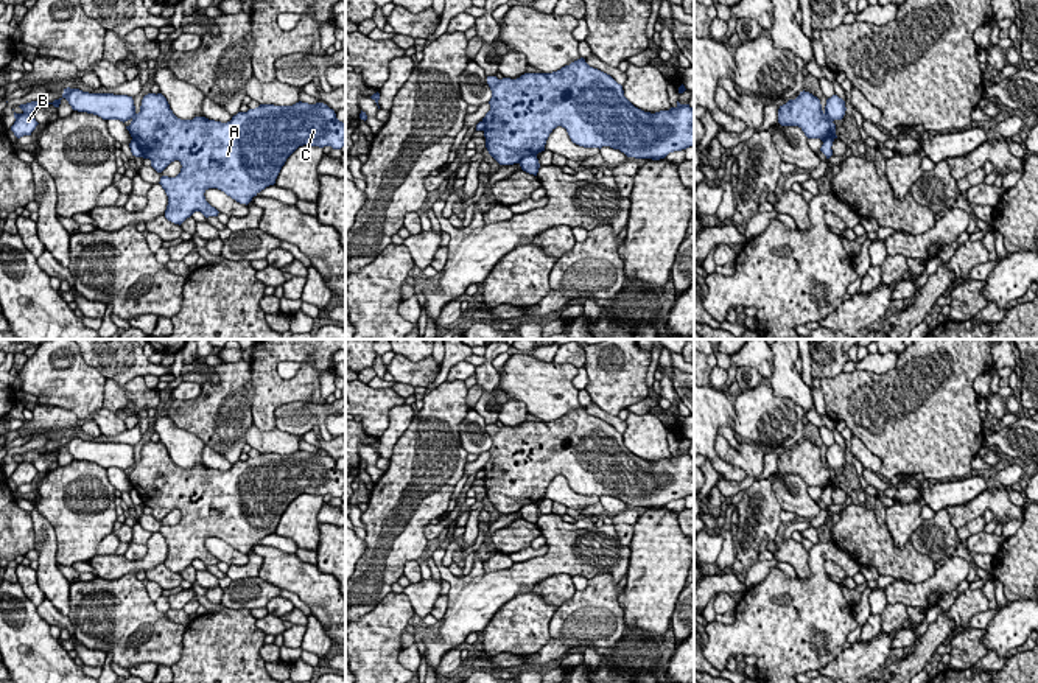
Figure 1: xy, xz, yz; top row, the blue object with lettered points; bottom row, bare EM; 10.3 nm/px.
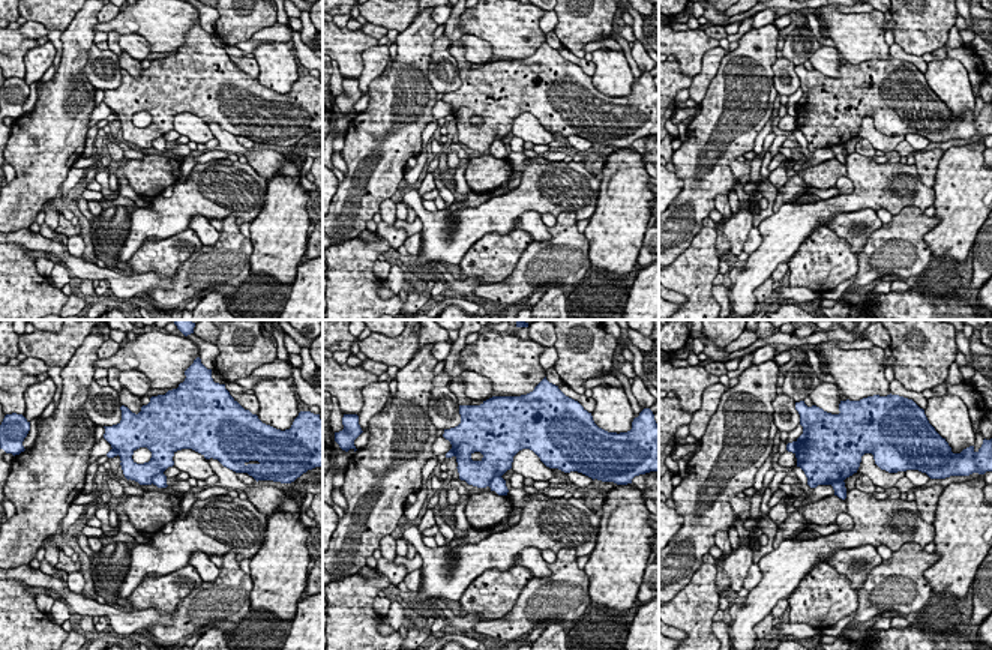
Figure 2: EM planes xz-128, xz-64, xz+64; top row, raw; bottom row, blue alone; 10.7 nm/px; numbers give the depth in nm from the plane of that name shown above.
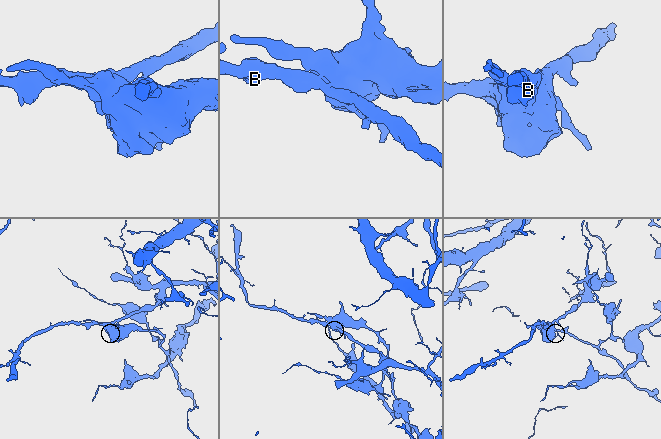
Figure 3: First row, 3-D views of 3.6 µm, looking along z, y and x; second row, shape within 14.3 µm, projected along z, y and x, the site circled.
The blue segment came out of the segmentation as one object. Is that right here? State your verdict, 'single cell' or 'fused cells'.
fused cells

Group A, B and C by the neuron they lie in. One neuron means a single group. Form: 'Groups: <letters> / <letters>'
Groups: A C / B

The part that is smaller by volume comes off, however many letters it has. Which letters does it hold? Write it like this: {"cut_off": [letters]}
{"cut_off": ["A", "C"]}

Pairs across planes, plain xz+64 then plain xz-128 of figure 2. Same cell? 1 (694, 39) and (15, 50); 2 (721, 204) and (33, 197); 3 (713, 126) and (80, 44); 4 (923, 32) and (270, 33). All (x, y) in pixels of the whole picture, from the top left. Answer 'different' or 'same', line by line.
1: same
2: different
3: same
4: different

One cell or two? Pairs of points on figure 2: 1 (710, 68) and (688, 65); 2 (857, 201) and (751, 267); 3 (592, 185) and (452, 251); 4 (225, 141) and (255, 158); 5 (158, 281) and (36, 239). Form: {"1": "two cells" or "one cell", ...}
{"1": "two cells", "2": "one cell", "3": "one cell", "4": "one cell", "5": "one cell"}

